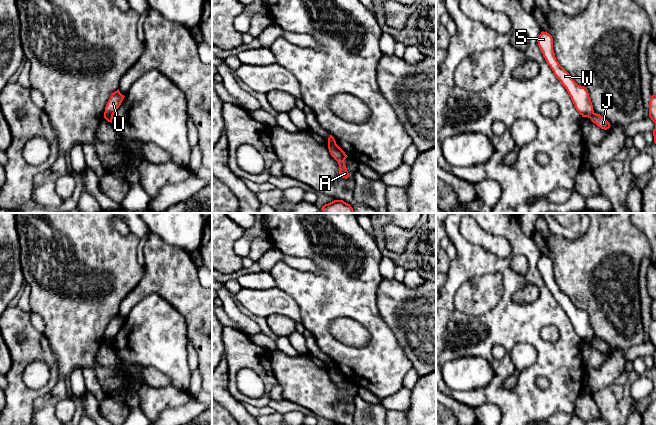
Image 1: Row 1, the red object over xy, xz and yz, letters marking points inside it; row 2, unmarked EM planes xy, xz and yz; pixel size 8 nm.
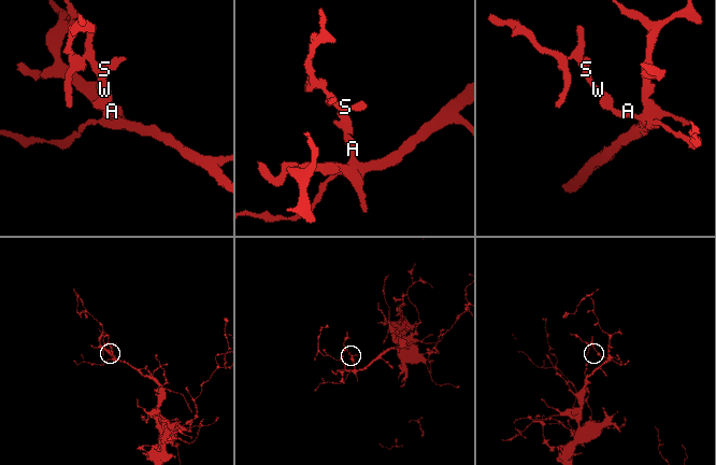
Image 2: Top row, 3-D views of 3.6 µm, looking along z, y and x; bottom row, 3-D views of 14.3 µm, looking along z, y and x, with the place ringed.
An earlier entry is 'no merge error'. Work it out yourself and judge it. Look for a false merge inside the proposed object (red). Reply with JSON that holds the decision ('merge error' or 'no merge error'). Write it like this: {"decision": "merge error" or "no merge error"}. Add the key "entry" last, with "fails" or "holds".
{"decision": "merge error", "entry": "fails"}

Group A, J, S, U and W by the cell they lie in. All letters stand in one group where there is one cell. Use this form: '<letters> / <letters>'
A J / S U W

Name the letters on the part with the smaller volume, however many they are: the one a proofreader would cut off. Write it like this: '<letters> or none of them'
S, U, W

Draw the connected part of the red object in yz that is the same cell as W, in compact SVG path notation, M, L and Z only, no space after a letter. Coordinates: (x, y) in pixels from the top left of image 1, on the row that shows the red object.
M542 31L537 42L547 64L552 69L556 78L567 90L576 110L582 117L590 118L594 113L594 110L589 93L585 87L578 85L557 61L553 50L552 36L549 33Z

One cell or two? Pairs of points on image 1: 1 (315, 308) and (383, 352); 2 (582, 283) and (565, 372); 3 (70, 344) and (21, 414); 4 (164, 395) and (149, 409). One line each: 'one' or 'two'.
1: one
2: two
3: two
4: one

